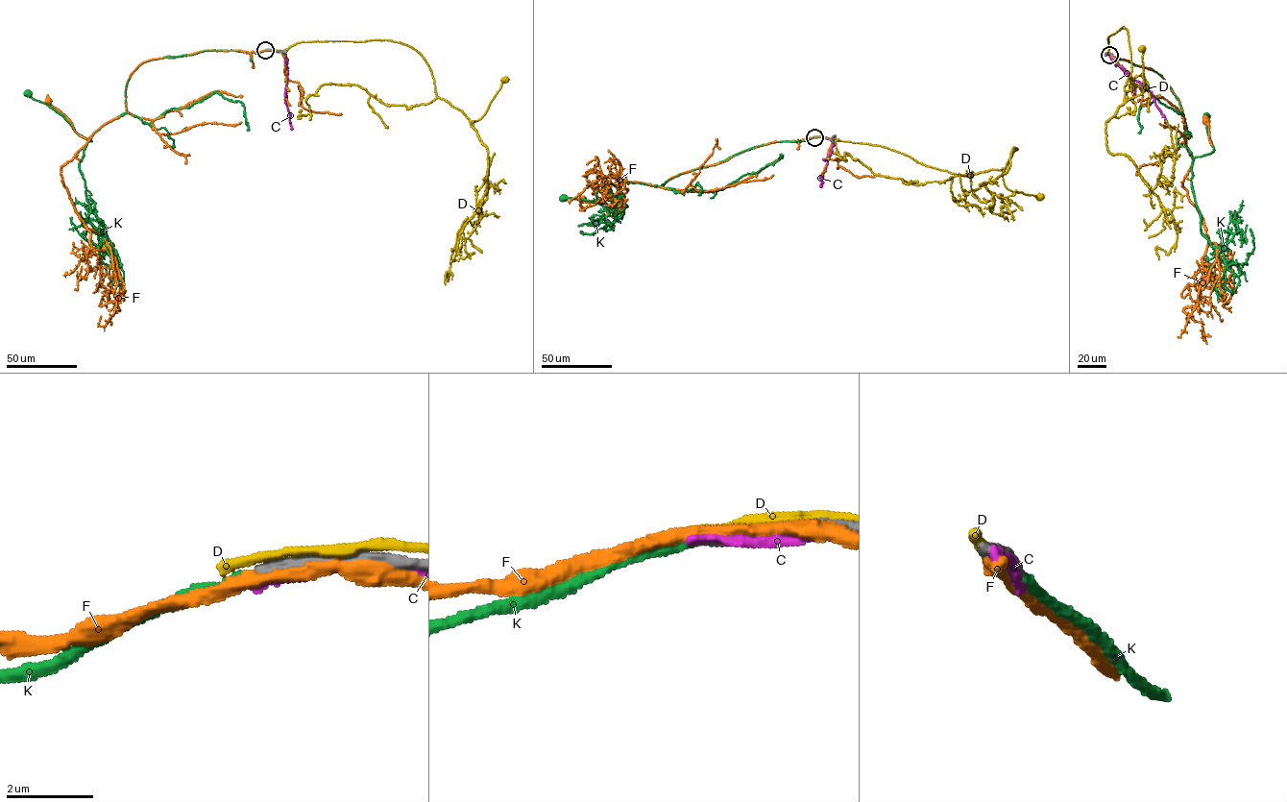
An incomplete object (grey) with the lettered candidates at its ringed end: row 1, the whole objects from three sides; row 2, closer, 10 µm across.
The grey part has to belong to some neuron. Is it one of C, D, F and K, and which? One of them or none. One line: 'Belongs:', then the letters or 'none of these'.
Belongs: K

